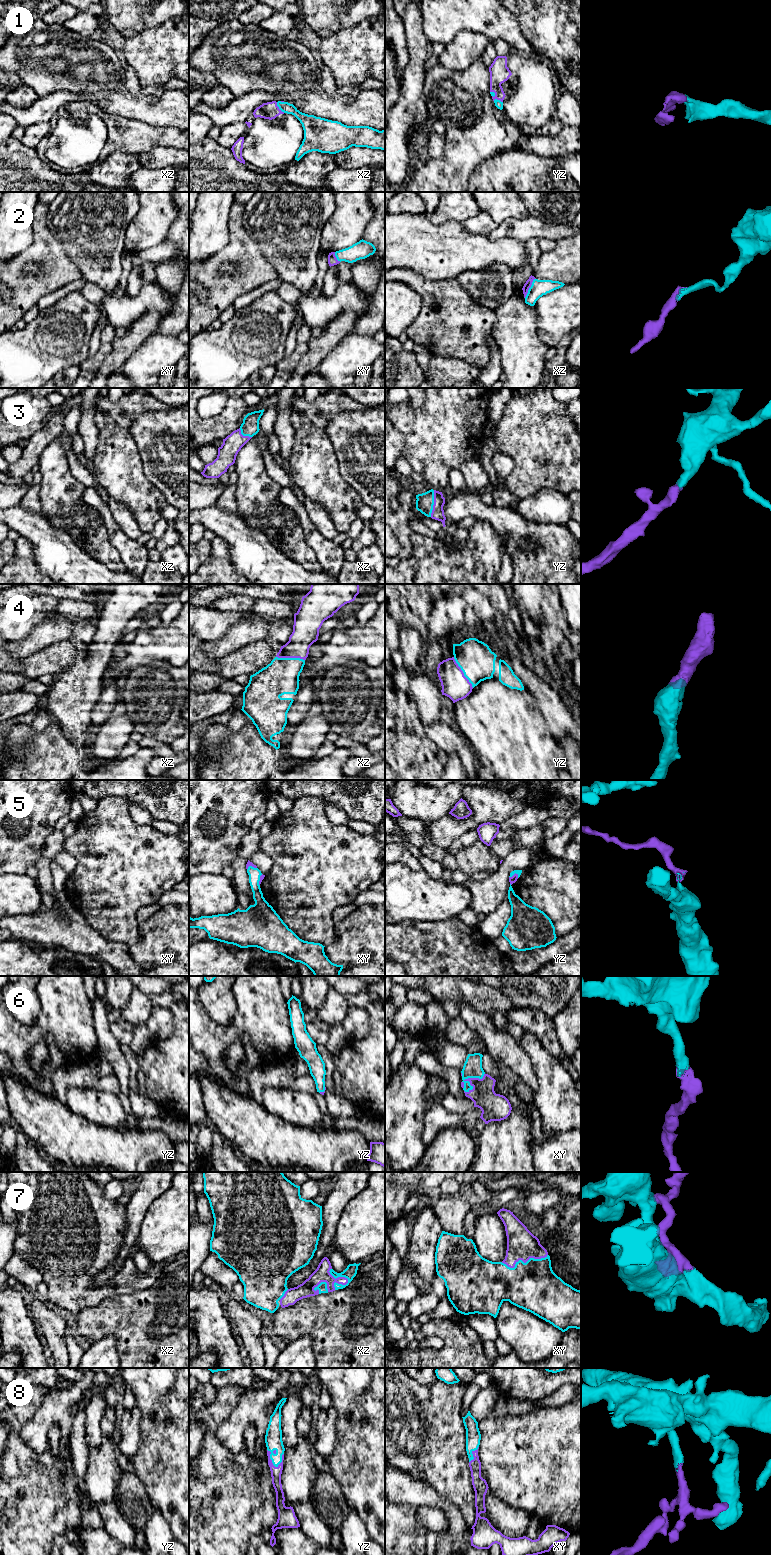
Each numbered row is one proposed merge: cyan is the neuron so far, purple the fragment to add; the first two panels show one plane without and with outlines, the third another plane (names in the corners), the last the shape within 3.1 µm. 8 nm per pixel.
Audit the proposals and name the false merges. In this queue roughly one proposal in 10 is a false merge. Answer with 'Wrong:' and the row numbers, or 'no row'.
Wrong: no row

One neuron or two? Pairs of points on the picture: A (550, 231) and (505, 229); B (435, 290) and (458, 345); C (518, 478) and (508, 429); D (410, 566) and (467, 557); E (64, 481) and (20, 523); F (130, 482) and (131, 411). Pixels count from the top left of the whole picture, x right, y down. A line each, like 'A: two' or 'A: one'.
A: one
B: one
C: one
D: two
E: two
F: one

